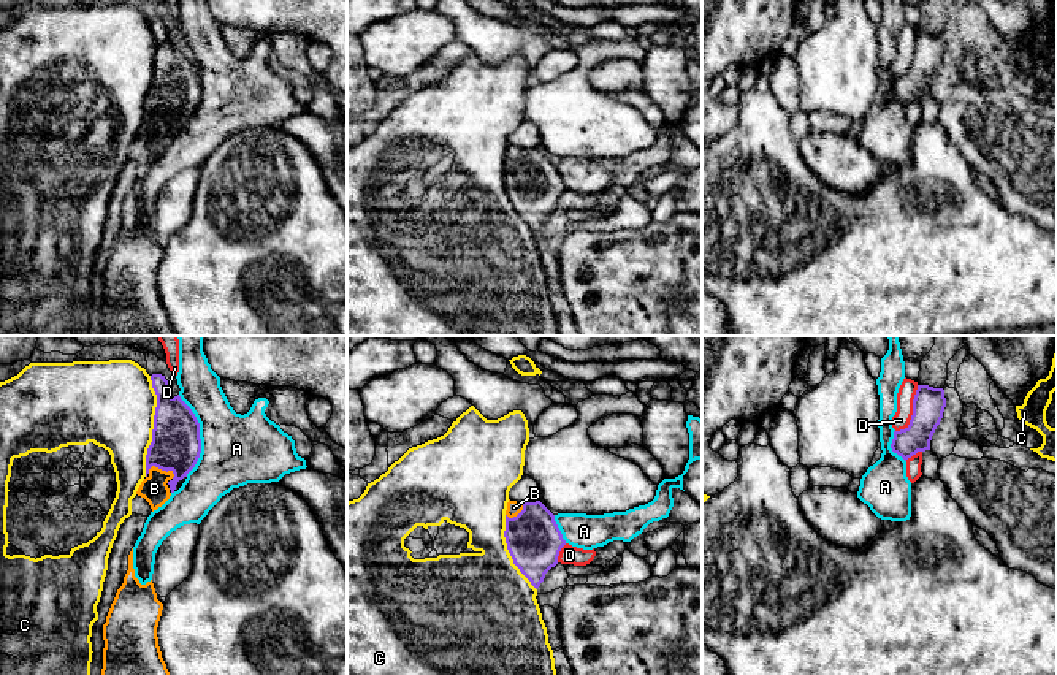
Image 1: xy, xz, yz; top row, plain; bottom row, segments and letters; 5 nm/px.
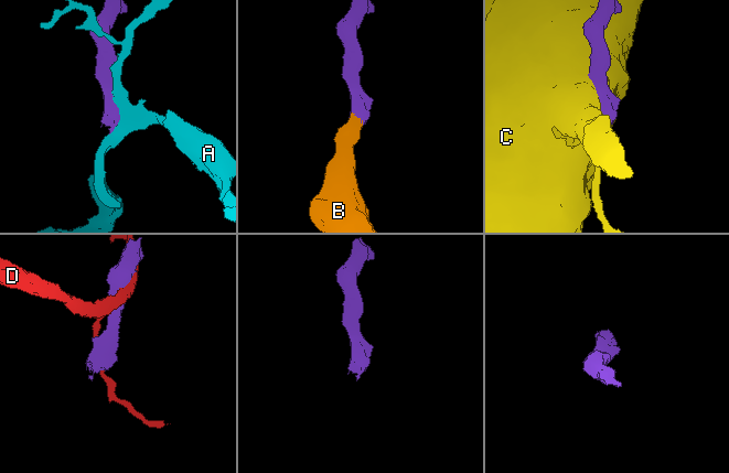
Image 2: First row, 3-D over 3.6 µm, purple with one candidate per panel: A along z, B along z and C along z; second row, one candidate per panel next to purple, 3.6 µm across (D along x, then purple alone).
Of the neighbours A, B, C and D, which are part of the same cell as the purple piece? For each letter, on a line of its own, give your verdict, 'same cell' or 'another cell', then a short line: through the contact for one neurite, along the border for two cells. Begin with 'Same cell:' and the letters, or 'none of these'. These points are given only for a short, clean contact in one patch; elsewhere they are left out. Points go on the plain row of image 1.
Same cell: B
A: another cell
B: same cell; line xy (176, 91), (164, 106), (162, 114), (154, 133)
C: another cell
D: another cell

